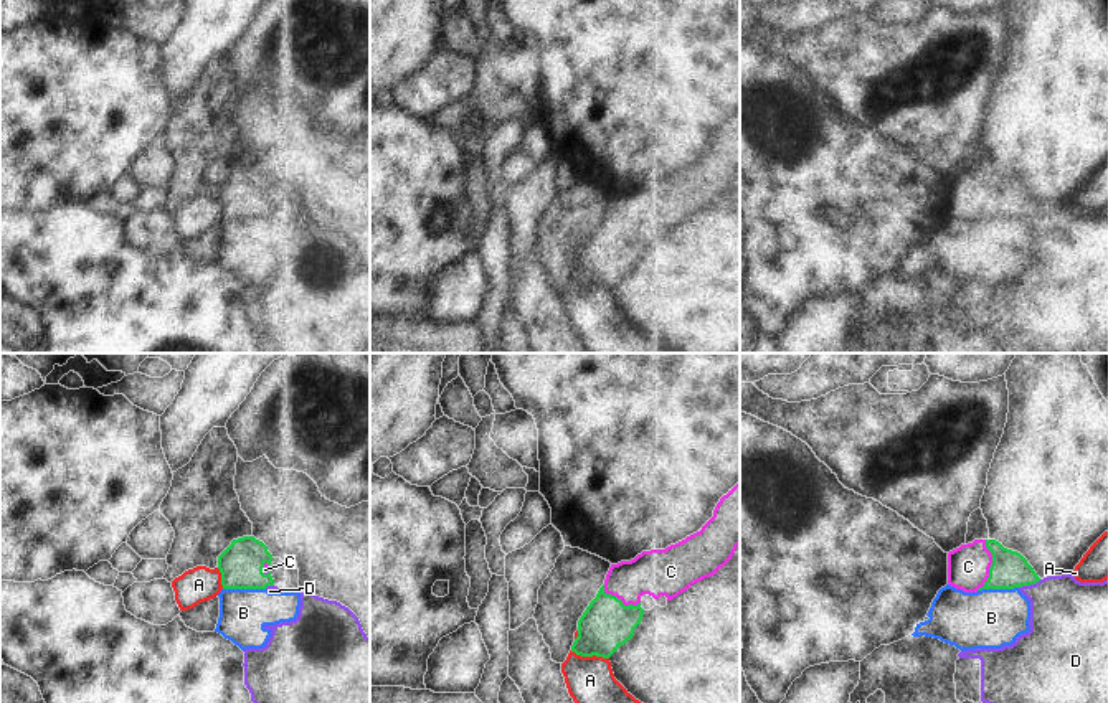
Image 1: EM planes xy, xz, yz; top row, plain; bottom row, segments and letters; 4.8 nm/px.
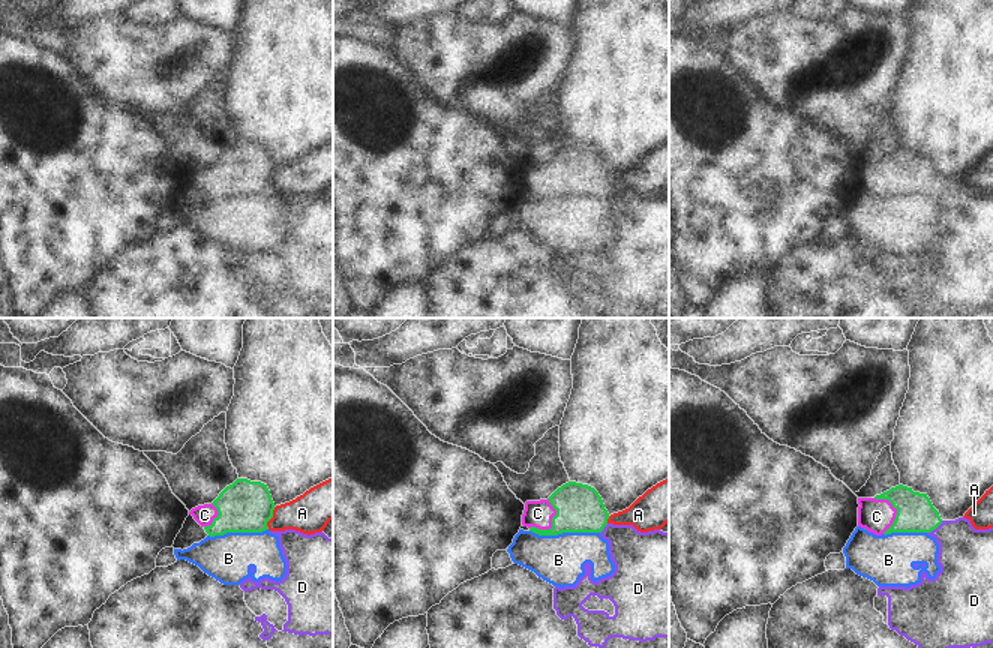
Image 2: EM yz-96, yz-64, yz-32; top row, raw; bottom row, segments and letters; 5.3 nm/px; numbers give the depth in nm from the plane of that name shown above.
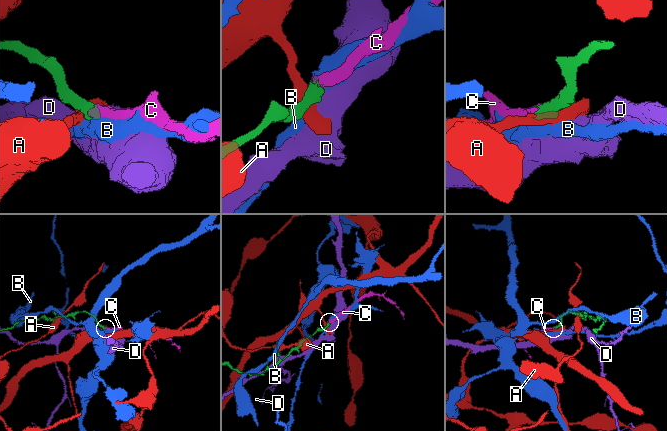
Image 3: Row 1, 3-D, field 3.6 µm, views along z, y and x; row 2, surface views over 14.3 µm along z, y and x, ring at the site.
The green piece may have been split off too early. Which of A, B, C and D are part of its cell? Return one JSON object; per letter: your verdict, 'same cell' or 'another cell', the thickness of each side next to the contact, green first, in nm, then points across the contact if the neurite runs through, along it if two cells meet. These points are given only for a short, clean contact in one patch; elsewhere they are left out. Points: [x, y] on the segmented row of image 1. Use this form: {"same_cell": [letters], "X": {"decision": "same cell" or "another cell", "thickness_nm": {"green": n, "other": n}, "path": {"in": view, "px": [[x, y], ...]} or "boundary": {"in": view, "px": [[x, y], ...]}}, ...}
{"same_cell": ["C"], "A": {"decision": "another cell", "thickness_nm": {"green": 240, "other": 220}}, "B": {"decision": "another cell", "thickness_nm": {"green": 220, "other": 240}, "boundary": {"in": "xy", "px": [[223, 588], [265, 589]]}}, "C": {"decision": "same cell", "thickness_nm": {"green": 180, "other": 200}}, "D": {"decision": "another cell", "thickness_nm": {"green": 180, "other": 360}}}

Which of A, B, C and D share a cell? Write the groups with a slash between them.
A / B / C / D

